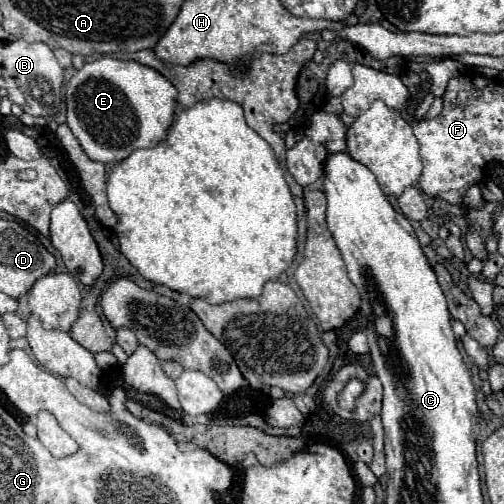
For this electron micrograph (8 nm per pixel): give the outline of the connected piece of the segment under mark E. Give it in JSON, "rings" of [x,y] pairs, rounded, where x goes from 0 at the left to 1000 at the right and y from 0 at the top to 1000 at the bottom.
{"rings":[[[196,113],[188,121],[169,125],[161,137],[145,145],[145,153],[133,165],[129,188],[133,188],[133,248],[145,260],[157,288],[165,292],[169,308],[181,319],[224,323],[244,319],[276,292],[304,292],[331,272],[331,256],[347,224],[351,177],[319,145],[292,129],[252,117]]]}

